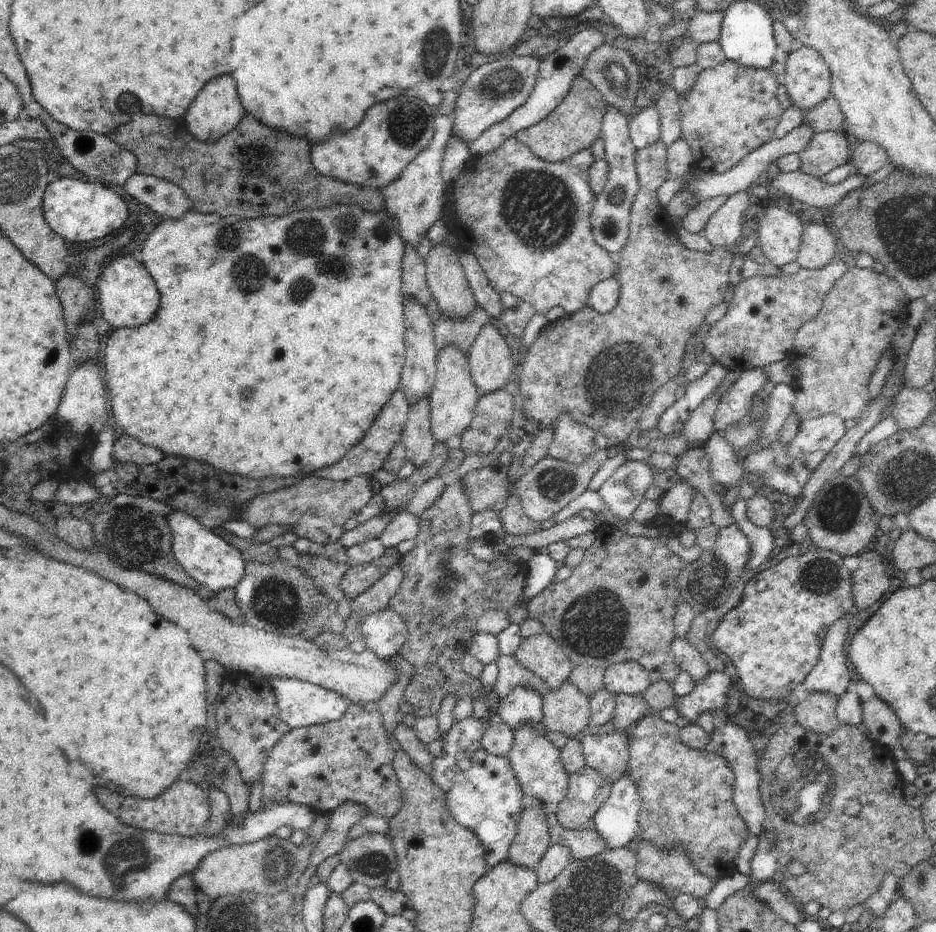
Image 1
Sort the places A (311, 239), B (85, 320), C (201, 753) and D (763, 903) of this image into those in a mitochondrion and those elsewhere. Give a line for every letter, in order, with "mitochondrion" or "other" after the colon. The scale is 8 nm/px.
A: mitochondrion
B: other
C: other
D: other

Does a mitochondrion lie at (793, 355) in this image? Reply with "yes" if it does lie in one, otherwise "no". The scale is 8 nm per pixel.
no

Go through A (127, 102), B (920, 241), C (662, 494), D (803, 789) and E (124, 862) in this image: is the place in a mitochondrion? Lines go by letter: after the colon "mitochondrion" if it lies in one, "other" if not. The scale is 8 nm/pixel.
A: mitochondrion
B: mitochondrion
C: other
D: mitochondrion
E: mitochondrion

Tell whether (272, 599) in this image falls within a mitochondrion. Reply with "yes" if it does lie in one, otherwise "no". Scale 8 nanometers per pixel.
yes

